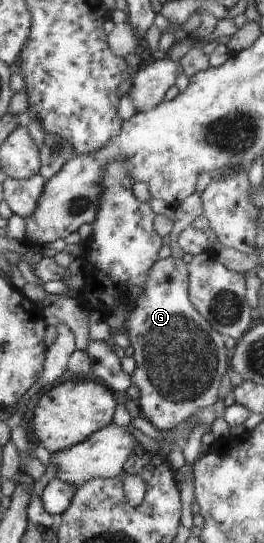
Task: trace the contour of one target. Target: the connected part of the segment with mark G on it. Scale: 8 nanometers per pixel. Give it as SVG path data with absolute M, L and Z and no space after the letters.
M165 258L151 266L147 272L149 280L145 284L141 300L131 310L127 318L127 336L135 351L137 368L131 375L133 386L139 390L140 413L159 431L173 430L185 418L193 416L201 408L213 407L218 400L221 379L230 370L231 351L225 347L227 338L213 329L213 326L193 308L189 300L188 264L182 258Z

